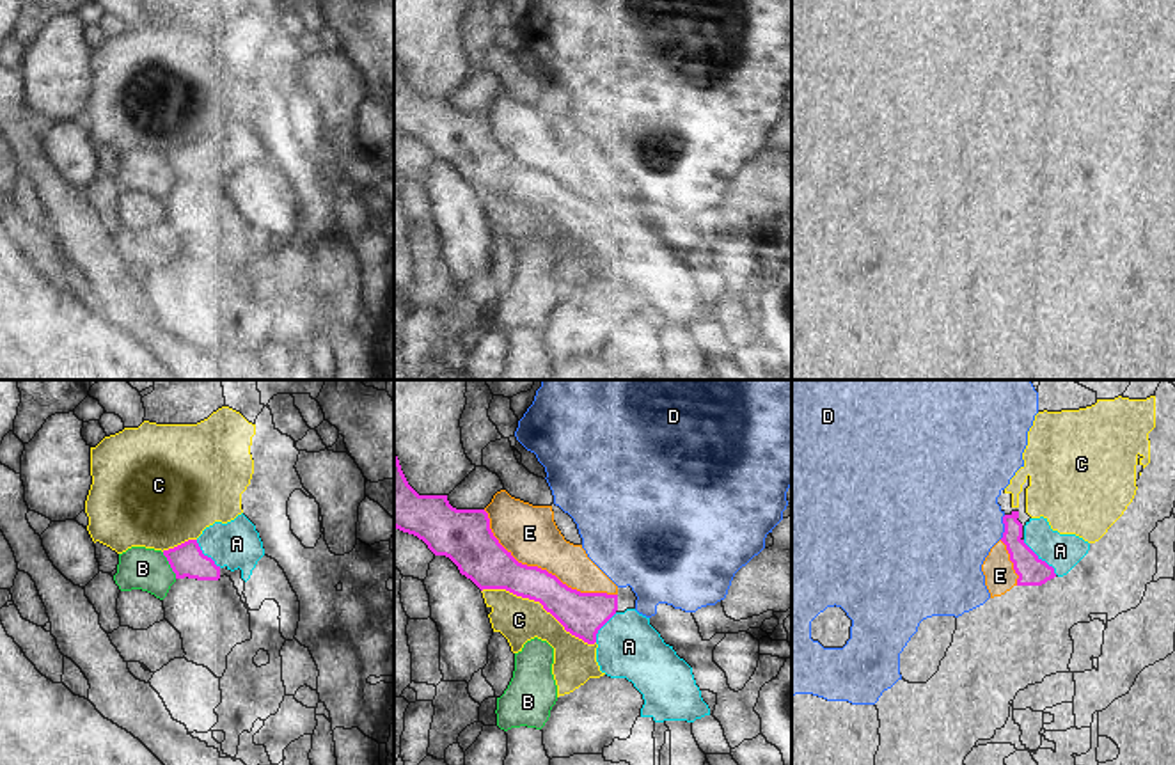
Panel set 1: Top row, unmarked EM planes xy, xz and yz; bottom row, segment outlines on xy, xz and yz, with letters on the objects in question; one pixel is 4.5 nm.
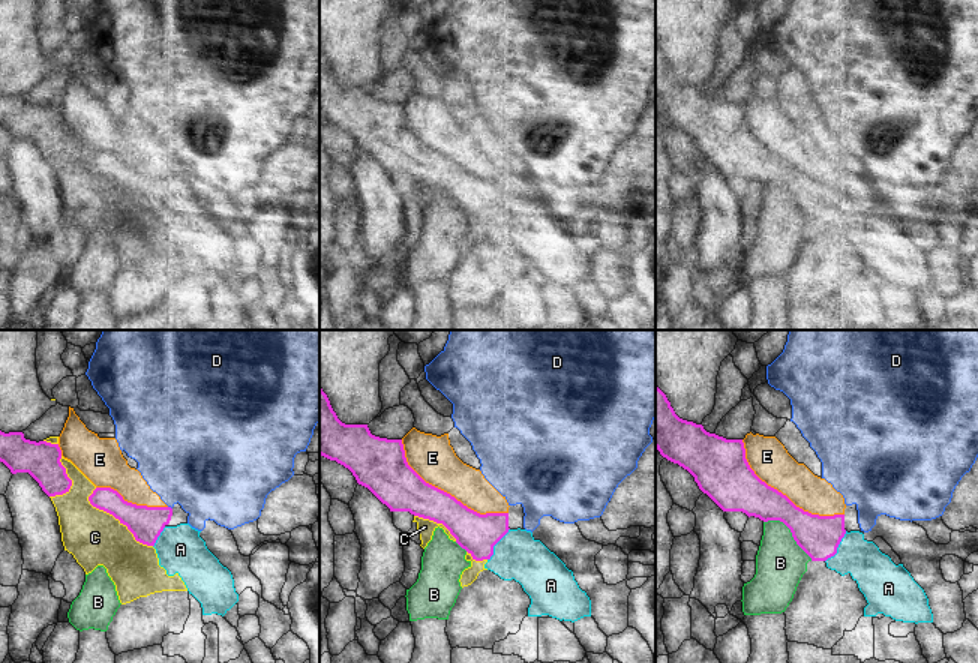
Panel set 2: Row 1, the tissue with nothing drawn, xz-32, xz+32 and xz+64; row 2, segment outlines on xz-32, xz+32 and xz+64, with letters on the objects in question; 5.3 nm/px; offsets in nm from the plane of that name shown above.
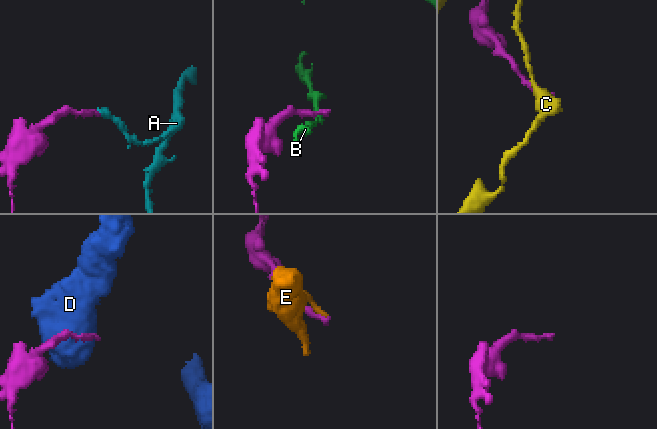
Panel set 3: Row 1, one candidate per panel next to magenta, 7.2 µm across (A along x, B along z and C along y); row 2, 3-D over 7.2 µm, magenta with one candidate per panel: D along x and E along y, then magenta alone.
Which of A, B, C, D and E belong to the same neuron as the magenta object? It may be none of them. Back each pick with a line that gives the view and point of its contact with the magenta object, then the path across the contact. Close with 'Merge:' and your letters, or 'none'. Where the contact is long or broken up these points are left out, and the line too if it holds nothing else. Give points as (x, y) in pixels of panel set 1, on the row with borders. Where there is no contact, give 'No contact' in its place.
A: Touches magenta at yz (1040, 559). Path across: yz (1032, 570), (1040, 559), (1060, 551)
Merge: A

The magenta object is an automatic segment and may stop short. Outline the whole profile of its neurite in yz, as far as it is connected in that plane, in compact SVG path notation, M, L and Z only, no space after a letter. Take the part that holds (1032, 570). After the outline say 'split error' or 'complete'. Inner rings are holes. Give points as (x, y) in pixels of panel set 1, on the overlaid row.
M1019 511L1003 517L1006 545L1013 570L1019 575L1017 586L1042 586L1047 580L1067 575L1090 550L1090 543L1076 534L1053 531L1047 518L1029 518L1024 525L1017 520Z | split error

